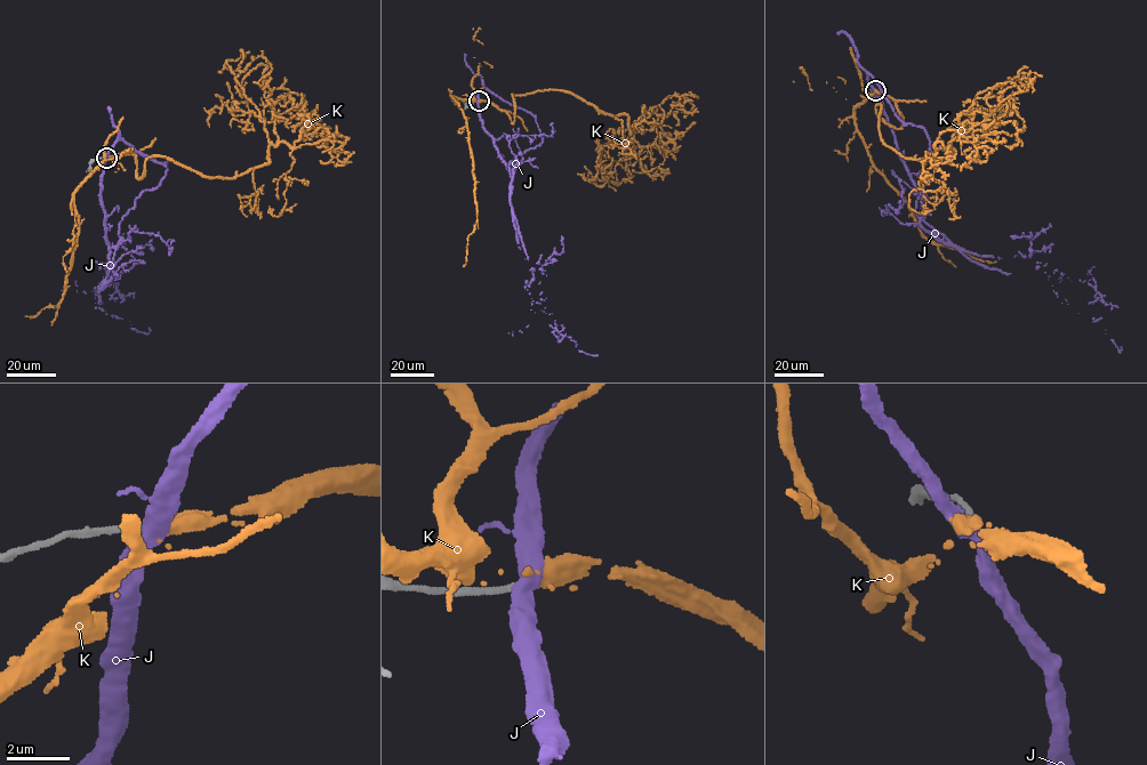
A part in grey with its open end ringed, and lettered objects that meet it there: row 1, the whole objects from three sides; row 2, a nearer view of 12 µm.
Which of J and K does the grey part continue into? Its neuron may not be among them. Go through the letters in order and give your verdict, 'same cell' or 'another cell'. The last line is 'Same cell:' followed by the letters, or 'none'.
J: another cell
K: same cell
Same cell: K

